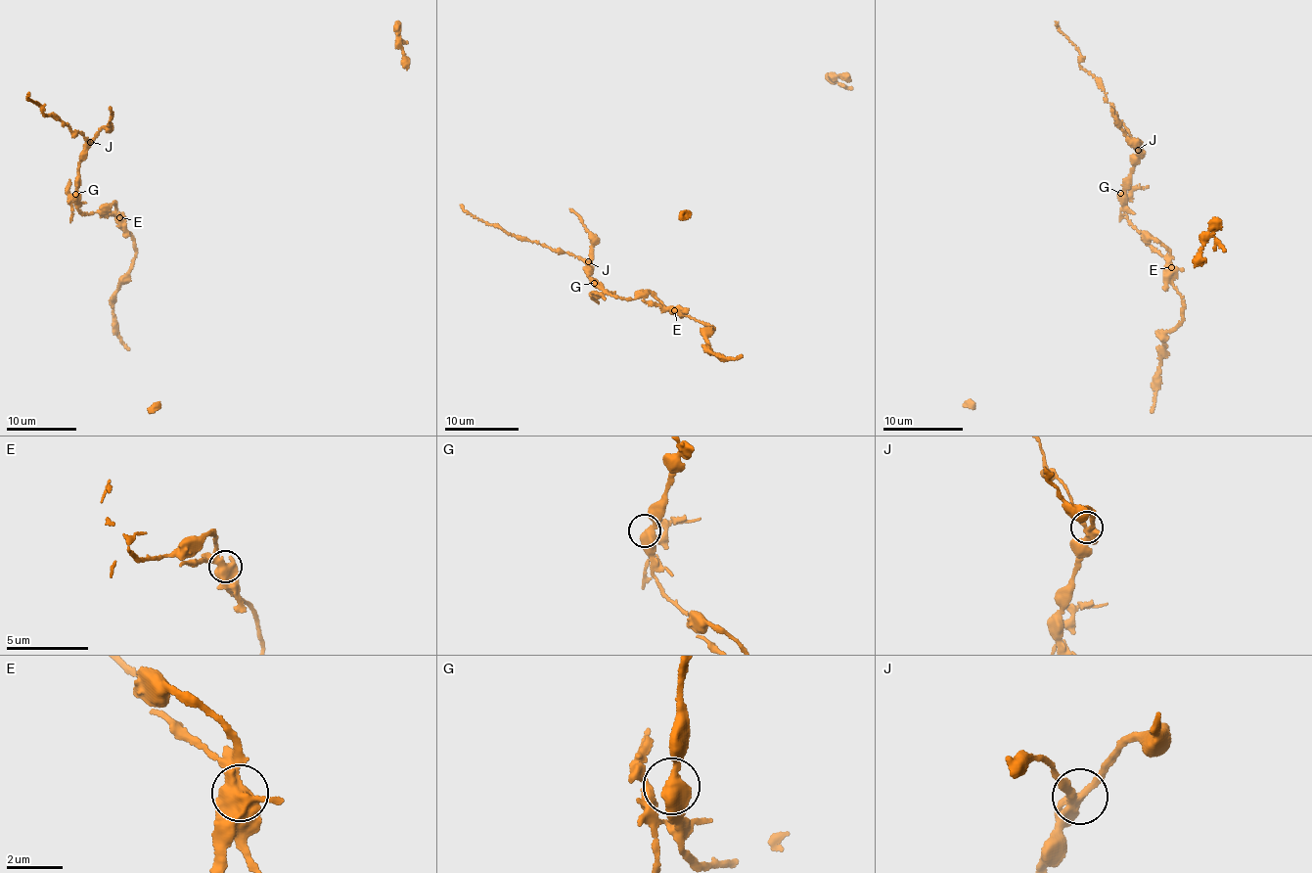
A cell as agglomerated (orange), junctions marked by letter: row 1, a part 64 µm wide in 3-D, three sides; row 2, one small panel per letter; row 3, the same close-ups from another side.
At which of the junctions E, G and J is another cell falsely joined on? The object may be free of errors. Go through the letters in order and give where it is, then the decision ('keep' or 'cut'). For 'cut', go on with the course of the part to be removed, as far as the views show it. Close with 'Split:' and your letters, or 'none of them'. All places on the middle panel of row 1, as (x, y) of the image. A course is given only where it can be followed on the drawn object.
E: (674, 310) | cut | (675, 310), (657, 304), (651, 306), (642, 300)
G: (594, 283) | keep
J: (588, 261) | keep
Split: E

